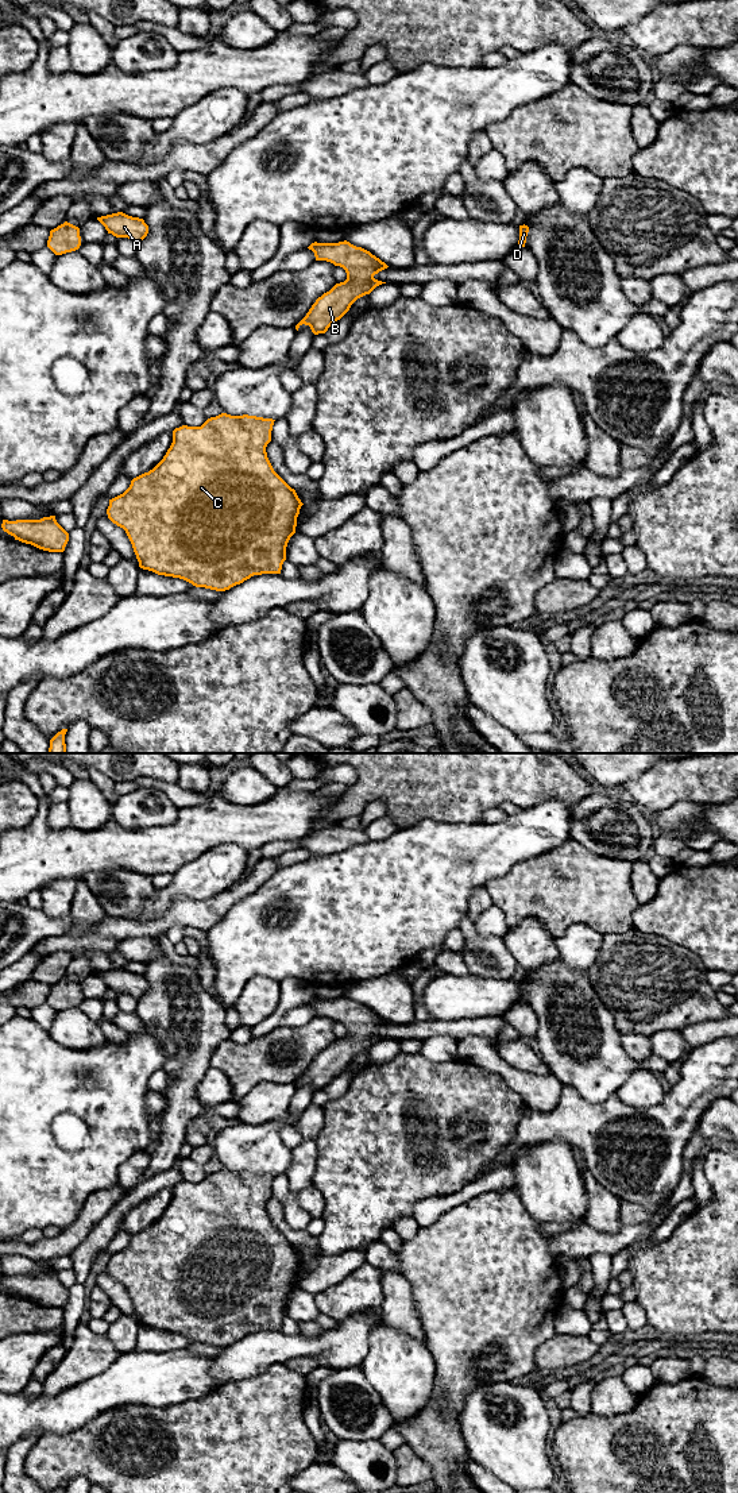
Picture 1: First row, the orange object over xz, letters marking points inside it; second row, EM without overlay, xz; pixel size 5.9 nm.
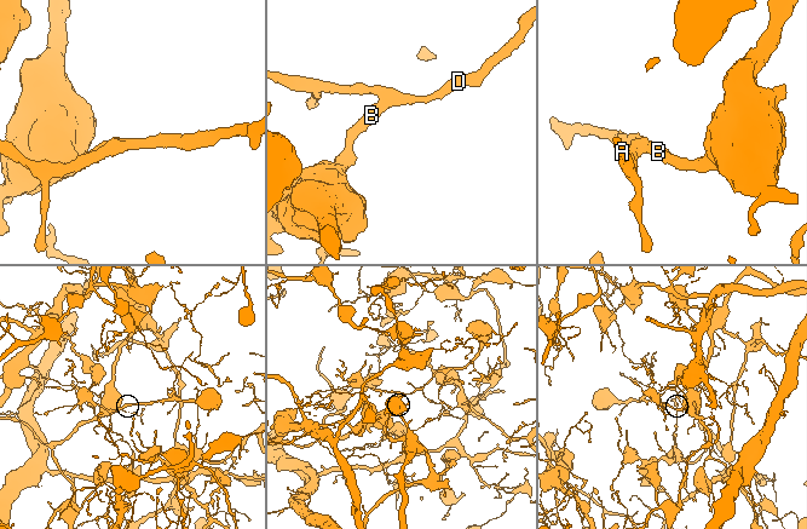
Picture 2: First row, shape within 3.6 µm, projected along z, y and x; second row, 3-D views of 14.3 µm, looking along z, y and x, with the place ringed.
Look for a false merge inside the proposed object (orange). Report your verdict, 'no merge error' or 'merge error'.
no merge error

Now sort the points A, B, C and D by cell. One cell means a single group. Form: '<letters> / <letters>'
A B C D

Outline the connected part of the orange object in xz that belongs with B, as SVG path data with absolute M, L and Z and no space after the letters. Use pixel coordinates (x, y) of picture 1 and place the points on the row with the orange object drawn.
M349 242L312 243L309 247L316 261L327 261L340 266L347 273L344 282L336 283L329 292L316 300L306 316L295 325L305 324L314 335L325 333L340 320L360 297L370 294L376 286L386 283L374 278L389 266L370 251L356 247Z

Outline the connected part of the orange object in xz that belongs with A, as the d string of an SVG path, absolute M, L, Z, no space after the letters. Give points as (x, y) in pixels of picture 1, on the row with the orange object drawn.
M123 212L97 217L105 227L108 234L116 238L128 238L135 243L140 243L148 234L148 225L143 219L128 216Z

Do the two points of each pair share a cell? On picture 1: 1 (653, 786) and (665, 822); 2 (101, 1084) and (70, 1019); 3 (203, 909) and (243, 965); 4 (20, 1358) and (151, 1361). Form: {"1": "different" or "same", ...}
{"1": "different", "2": "different", "3": "different", "4": "different"}

